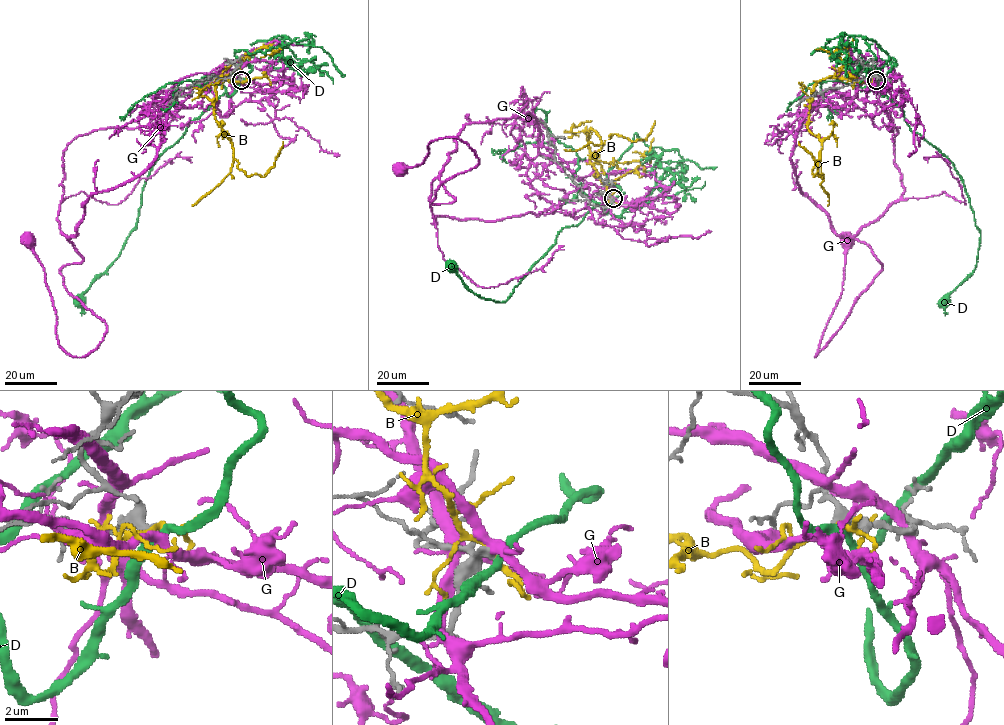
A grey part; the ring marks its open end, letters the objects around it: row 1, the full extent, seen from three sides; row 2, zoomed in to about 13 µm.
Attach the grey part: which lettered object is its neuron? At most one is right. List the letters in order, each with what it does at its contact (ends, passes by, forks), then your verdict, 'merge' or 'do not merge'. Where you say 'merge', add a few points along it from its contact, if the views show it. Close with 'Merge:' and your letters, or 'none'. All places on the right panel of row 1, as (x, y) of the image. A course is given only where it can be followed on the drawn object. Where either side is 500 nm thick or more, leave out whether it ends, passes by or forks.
B: it passes by | do not merge
D: it passes by | do not merge
G: it forks | do not merge
Merge: none

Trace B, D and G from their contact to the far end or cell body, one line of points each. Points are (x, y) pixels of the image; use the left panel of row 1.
B: (241, 79), (217, 78), (213, 103), (213, 115), (231, 142), (237, 167), (247, 176), (263, 176), (283, 141)
D: (241, 80), (235, 91), (224, 92), (191, 122), (153, 163), (136, 226), (119, 256), (78, 301)
G: (241, 80), (64, 151), (57, 219), (83, 260), (60, 274), (106, 326), (83, 357), (59, 344), (29, 241)

